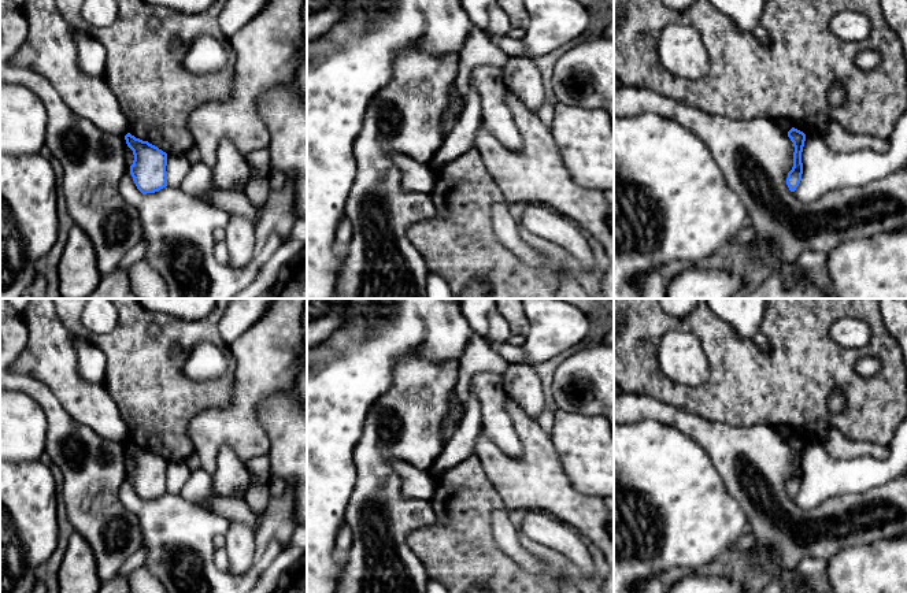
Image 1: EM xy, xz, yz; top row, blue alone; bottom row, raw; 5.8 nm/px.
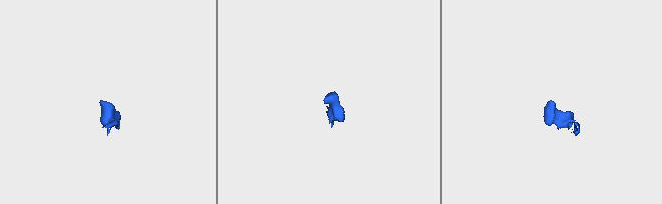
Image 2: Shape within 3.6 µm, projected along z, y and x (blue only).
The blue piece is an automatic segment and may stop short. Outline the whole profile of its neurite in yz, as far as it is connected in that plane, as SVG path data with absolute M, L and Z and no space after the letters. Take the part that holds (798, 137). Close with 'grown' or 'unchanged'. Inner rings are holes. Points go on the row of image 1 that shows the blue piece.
M795 127L788 131L788 137L793 142L793 167L788 173L786 185L791 192L795 192L802 181L803 174L803 163L802 163L802 152L806 141L806 134Z; unchanged

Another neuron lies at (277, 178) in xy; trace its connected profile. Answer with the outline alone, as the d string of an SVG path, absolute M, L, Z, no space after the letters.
M271 162L269 164L269 173L266 178L271 189L284 189L285 185L290 184L292 175L275 168Z

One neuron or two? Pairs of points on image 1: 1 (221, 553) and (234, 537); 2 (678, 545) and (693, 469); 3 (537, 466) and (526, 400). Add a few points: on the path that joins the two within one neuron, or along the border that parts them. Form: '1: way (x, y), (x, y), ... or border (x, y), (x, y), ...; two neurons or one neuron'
1: border (224, 547), (228, 555), (229, 571); two neurons
2: way (678, 526), (680, 488); one neuron
3: border (507, 396), (536, 421); two neurons

